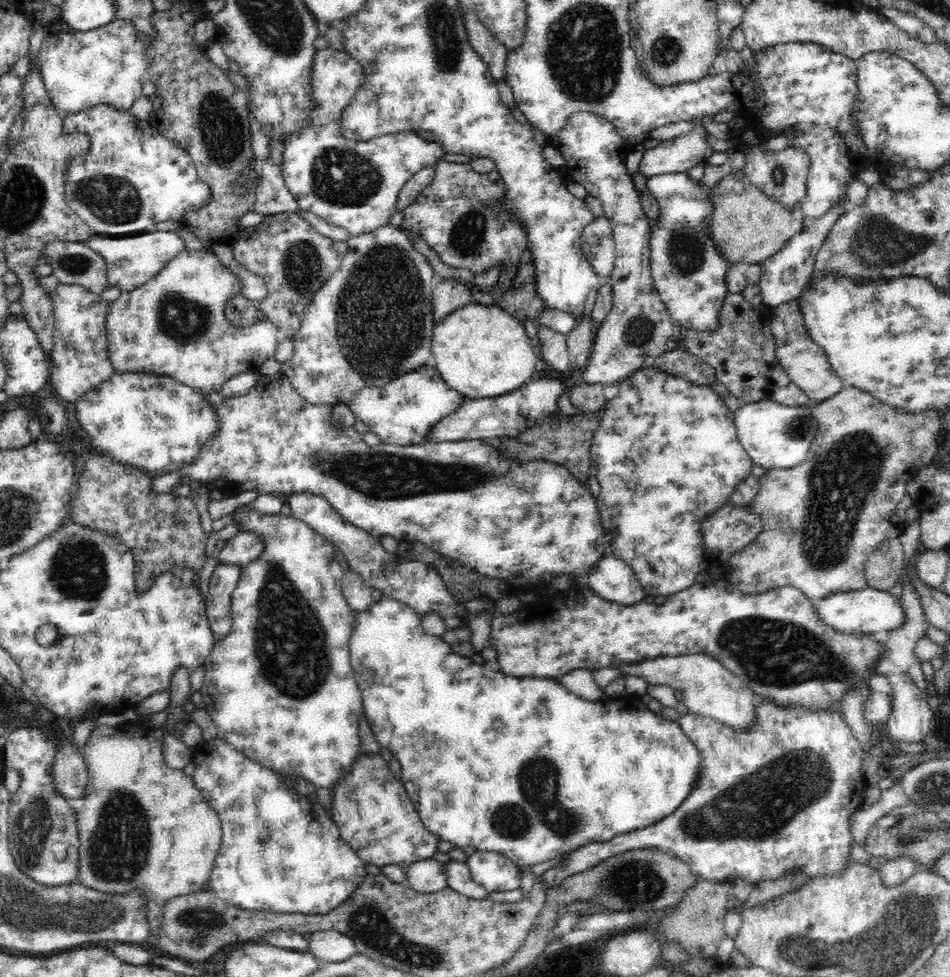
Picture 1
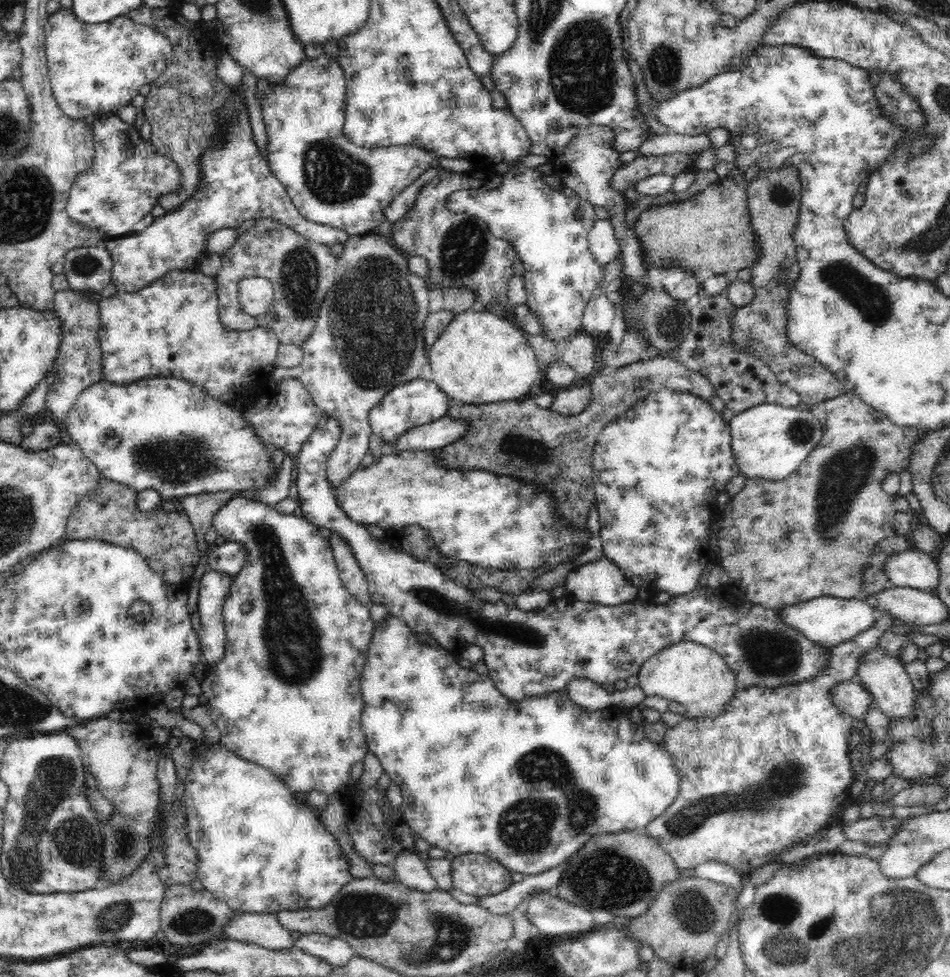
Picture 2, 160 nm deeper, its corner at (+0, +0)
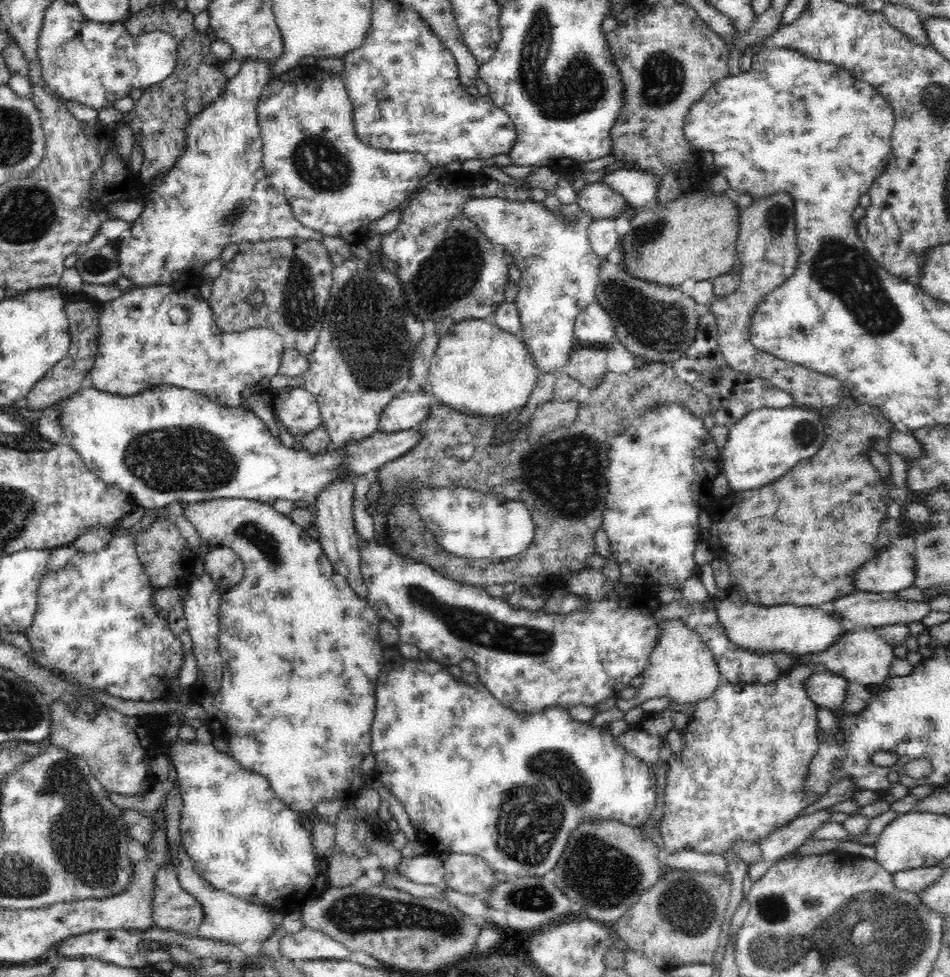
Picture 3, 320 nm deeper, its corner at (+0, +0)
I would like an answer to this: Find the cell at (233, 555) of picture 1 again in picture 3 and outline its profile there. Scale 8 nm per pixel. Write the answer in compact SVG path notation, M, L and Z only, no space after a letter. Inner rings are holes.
M220 546L208 551L204 565L205 573L216 586L222 587L224 593L244 578L244 563L231 548Z

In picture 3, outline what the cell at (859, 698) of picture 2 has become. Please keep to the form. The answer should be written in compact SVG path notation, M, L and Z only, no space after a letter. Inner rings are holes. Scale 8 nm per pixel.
M818 671L807 678L806 691L808 698L818 706L824 706L837 712L845 703L848 680L830 671Z

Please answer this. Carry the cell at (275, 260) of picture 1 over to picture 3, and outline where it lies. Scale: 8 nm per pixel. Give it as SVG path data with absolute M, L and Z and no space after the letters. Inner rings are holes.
M270 238L258 242L240 242L234 258L221 269L221 273L213 280L211 295L208 300L217 327L225 333L237 333L248 329L270 328L280 334L286 349L292 349L304 356L312 352L318 342L323 326L323 318L333 283L332 271L335 266L331 254L320 241L303 238ZM254 290L261 290L262 304L252 307L248 304L248 296Z

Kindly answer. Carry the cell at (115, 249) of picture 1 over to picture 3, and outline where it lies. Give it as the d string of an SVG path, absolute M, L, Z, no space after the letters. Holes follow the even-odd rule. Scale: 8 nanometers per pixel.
M250 58L241 61L241 67L238 74L234 76L234 78L228 80L220 98L217 98L204 110L195 114L195 117L187 124L185 134L187 148L184 149L184 152L176 159L175 165L172 165L172 168L168 169L167 172L163 174L164 178L156 178L156 182L152 180L152 188L144 194L144 209L140 216L131 222L132 225L129 228L131 230L130 240L115 242L115 245L118 248L117 253L120 274L130 279L133 282L133 287L174 284L174 282L180 282L182 278L198 276L198 274L201 274L201 269L209 262L212 262L214 258L220 257L222 250L224 250L226 246L230 246L230 244L239 245L240 242L258 242L258 240L270 238L303 238L321 242L324 237L323 234L310 228L306 228L306 226L300 224L300 222L296 220L293 210L291 209L290 204L288 204L287 198L272 187L267 173L262 169L263 142L261 141L261 128L257 115L257 106L260 95L264 92L266 86L268 86L268 82L271 81L270 72L272 72L272 64L268 64L268 61L256 61L256 59Z

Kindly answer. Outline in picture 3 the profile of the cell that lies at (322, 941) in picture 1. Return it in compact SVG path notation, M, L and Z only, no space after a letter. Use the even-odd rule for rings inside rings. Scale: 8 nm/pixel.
M308 928L281 938L279 950L284 958L292 961L347 961L351 953L346 945L328 937L324 932L309 930Z

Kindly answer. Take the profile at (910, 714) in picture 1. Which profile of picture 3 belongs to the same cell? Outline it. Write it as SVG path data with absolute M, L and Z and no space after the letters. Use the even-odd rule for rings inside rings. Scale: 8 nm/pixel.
M848 631L836 643L832 643L825 651L804 656L802 665L824 666L826 671L836 673L848 681L873 691L878 683L884 682L891 674L892 660L896 658L893 647L880 638L875 631Z

